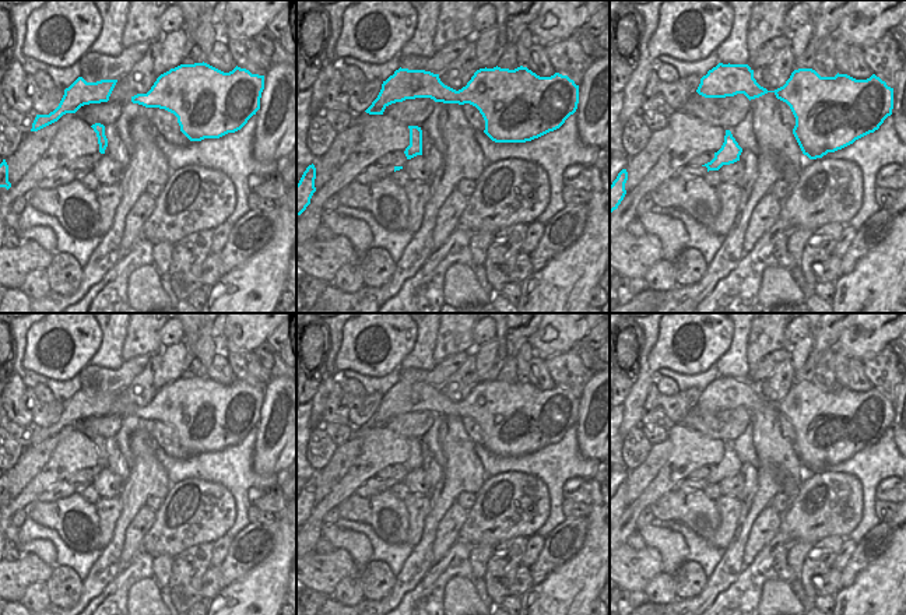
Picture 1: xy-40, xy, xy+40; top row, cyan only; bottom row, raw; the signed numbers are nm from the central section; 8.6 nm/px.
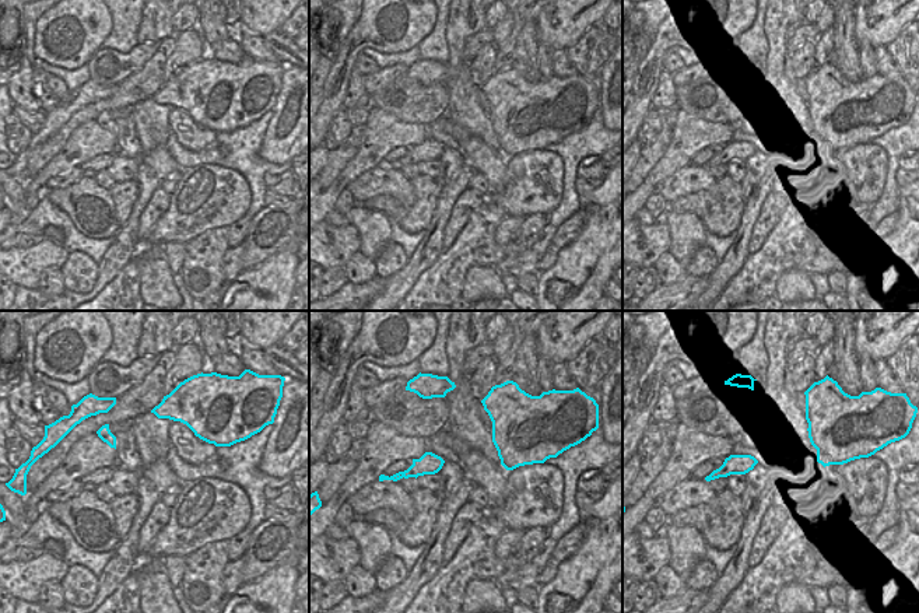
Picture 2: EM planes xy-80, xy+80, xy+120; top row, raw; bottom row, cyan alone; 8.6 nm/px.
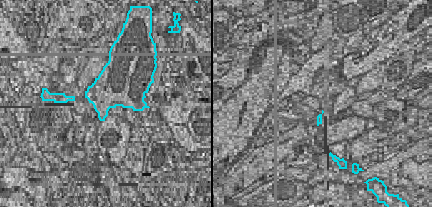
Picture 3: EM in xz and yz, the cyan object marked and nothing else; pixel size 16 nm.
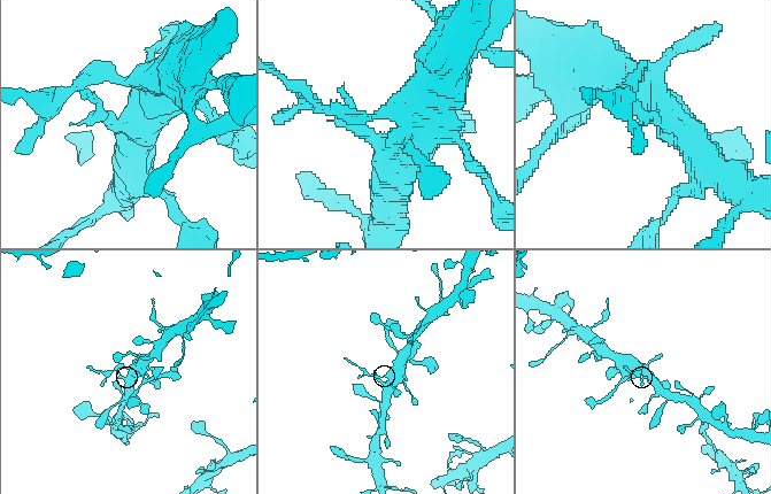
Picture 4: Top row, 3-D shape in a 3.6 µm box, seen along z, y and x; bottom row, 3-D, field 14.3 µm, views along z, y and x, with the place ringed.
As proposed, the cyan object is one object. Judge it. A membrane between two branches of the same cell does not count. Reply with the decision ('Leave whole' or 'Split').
Split

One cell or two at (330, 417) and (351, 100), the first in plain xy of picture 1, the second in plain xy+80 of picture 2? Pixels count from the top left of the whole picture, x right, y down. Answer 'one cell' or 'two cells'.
one cell

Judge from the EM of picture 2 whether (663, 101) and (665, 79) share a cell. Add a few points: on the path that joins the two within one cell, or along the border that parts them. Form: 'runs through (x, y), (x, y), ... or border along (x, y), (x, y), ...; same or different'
runs through (665, 95), (665, 84); same

